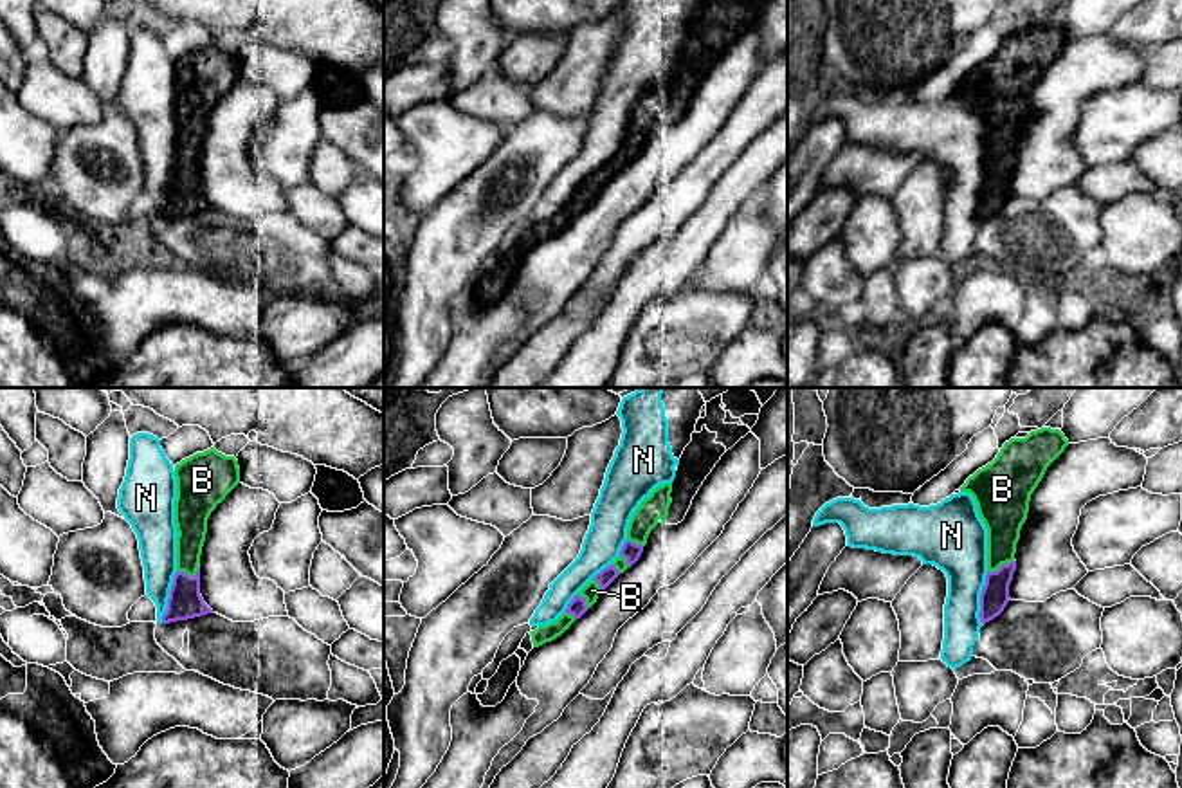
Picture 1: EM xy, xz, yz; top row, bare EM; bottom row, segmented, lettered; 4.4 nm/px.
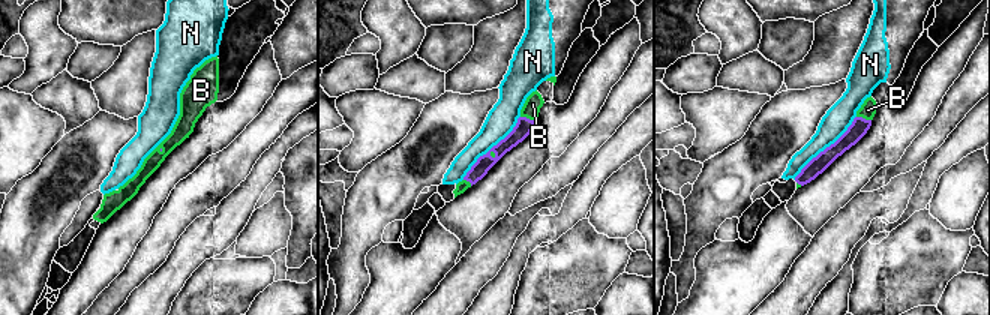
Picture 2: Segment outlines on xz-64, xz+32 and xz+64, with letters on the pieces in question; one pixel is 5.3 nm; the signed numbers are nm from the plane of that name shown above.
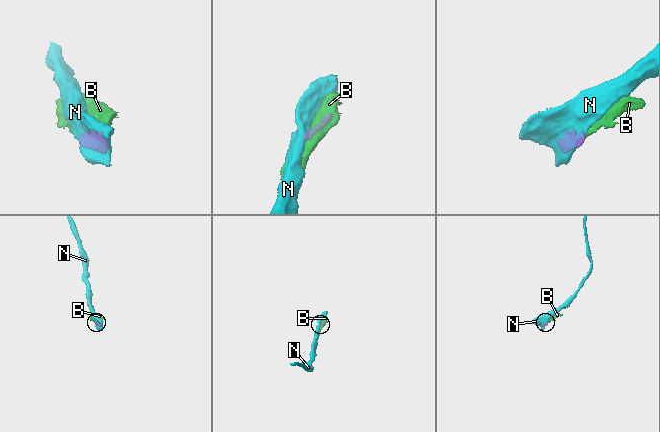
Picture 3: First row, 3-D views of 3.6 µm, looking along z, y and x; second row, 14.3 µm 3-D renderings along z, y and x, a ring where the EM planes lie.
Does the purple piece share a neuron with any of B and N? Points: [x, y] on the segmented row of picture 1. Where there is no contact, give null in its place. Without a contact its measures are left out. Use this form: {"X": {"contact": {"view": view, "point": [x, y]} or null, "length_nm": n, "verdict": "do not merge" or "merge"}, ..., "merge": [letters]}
{"B": {"contact": {"view": "xy", "point": [188, 576]}, "length_nm": 110, "verdict": "merge"}, "N": {"contact": {"view": "xy", "point": [170, 597]}, "length_nm": 240, "verdict": "do not merge"}, "merge": ["B"]}

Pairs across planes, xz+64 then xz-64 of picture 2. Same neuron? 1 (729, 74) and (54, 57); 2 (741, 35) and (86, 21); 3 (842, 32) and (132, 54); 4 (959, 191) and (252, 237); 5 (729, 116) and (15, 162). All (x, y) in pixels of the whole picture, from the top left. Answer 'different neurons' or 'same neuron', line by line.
1: different neurons
2: different neurons
3: same neuron
4: same neuron
5: same neuron

